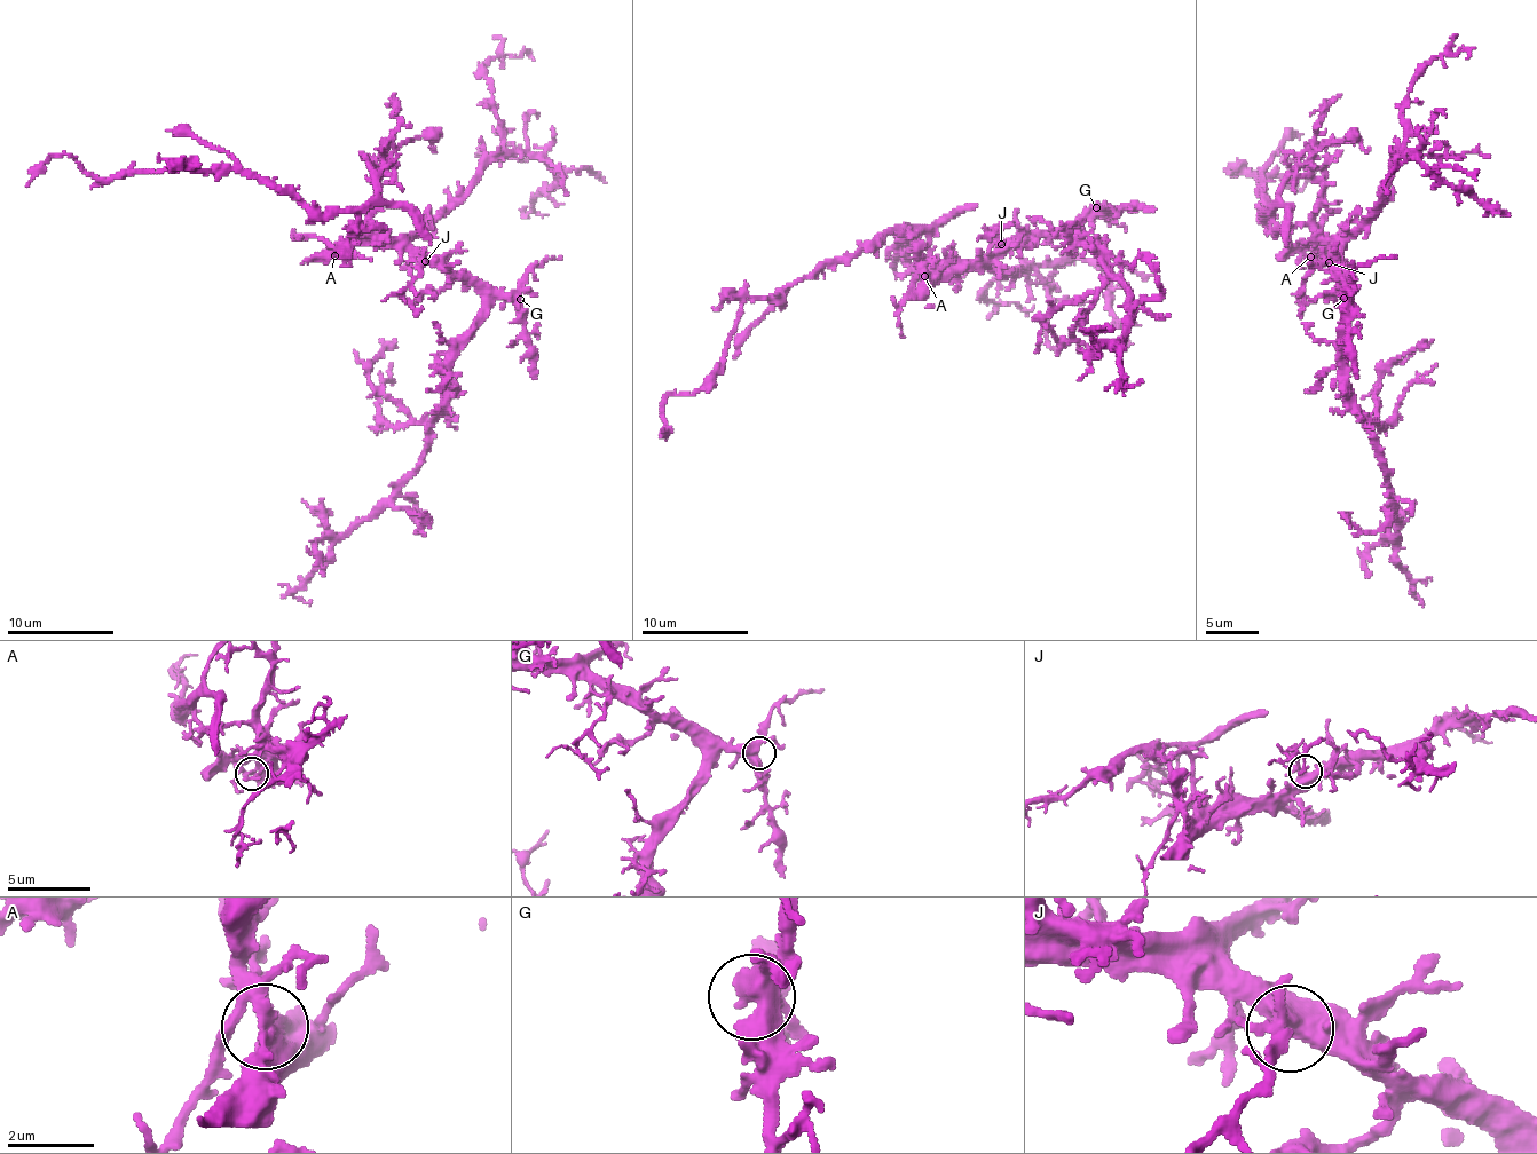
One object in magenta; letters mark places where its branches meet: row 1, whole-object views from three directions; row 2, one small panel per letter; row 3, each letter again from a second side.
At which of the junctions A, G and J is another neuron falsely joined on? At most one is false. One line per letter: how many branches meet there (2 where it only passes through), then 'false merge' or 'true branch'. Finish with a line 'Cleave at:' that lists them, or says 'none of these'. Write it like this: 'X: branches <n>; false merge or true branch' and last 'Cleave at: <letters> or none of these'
A: branches 4; false merge
G: branches 4; true branch
J: branches 4; true branch
Cleave at: A

